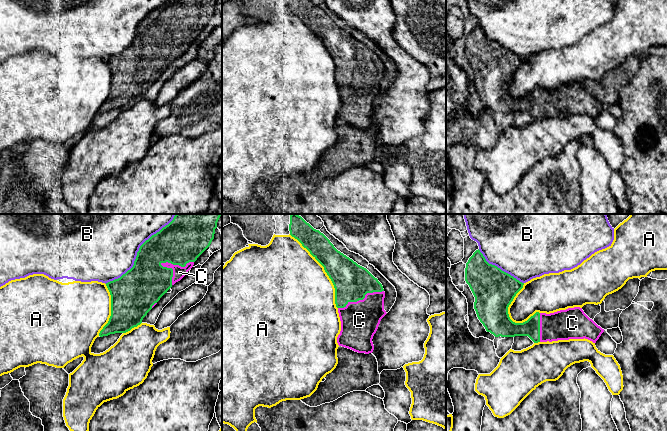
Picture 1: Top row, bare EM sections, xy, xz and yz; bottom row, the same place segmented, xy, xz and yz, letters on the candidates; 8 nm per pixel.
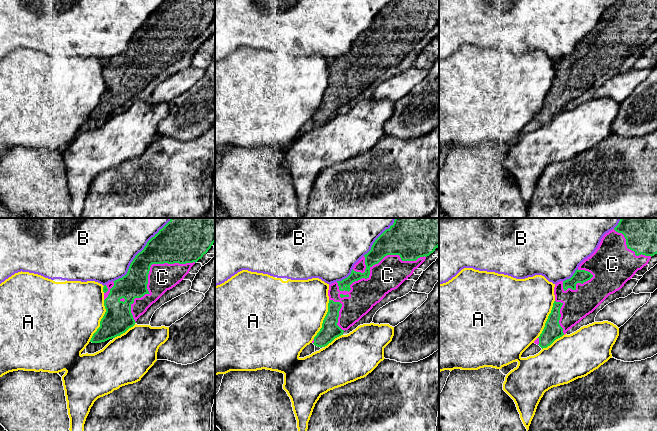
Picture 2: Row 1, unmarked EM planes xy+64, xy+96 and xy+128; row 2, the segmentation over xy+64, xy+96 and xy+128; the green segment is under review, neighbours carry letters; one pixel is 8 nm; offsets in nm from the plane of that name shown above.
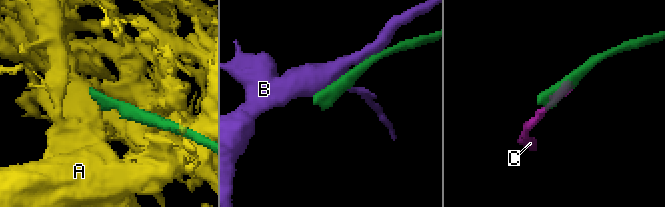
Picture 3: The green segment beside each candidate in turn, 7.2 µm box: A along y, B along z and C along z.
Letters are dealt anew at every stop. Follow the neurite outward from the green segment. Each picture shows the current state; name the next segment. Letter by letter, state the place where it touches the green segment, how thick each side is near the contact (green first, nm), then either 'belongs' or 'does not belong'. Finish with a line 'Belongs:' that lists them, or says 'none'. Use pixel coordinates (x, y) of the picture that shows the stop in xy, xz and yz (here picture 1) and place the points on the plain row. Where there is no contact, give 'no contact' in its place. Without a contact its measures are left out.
A: contact xz (324, 45); calibres 300 and 500 nm; does not belong
B: contact xy (136, 32); calibres 340 and 440 nm; does not belong
C: contact xy (176, 40); calibres 320 and 100 nm; belongs
Belongs: C

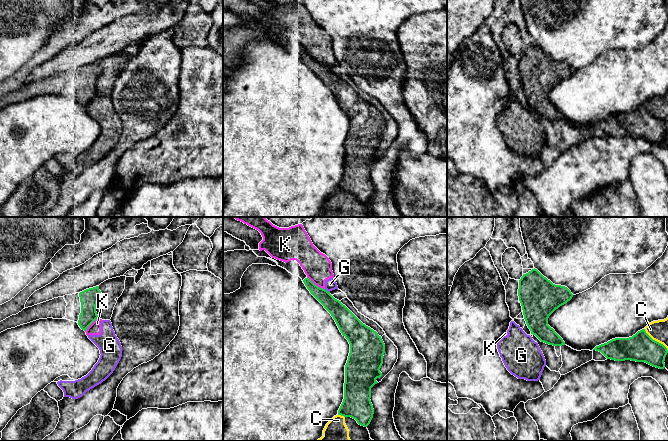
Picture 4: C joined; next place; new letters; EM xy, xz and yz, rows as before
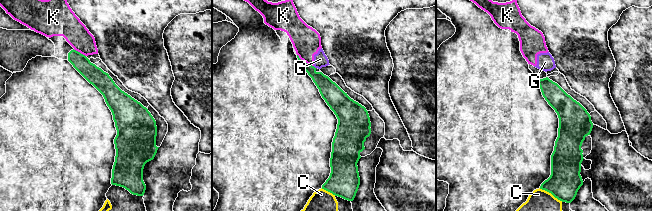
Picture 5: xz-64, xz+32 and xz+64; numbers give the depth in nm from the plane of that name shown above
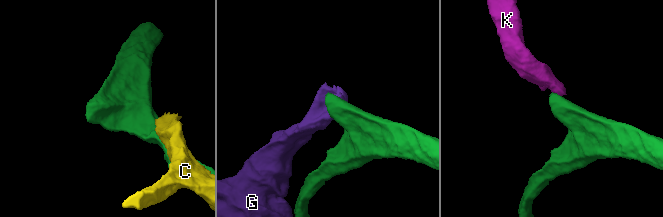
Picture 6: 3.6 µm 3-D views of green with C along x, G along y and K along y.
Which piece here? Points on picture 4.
C: contact xz (341, 191); calibres 220 and 220 nm; does not belong
G: contact xz (326, 66); calibres 150 and 90 nm; does not belong
K: contact xz (316, 61); calibres 120 and 220 nm; does not belong
Belongs: none

